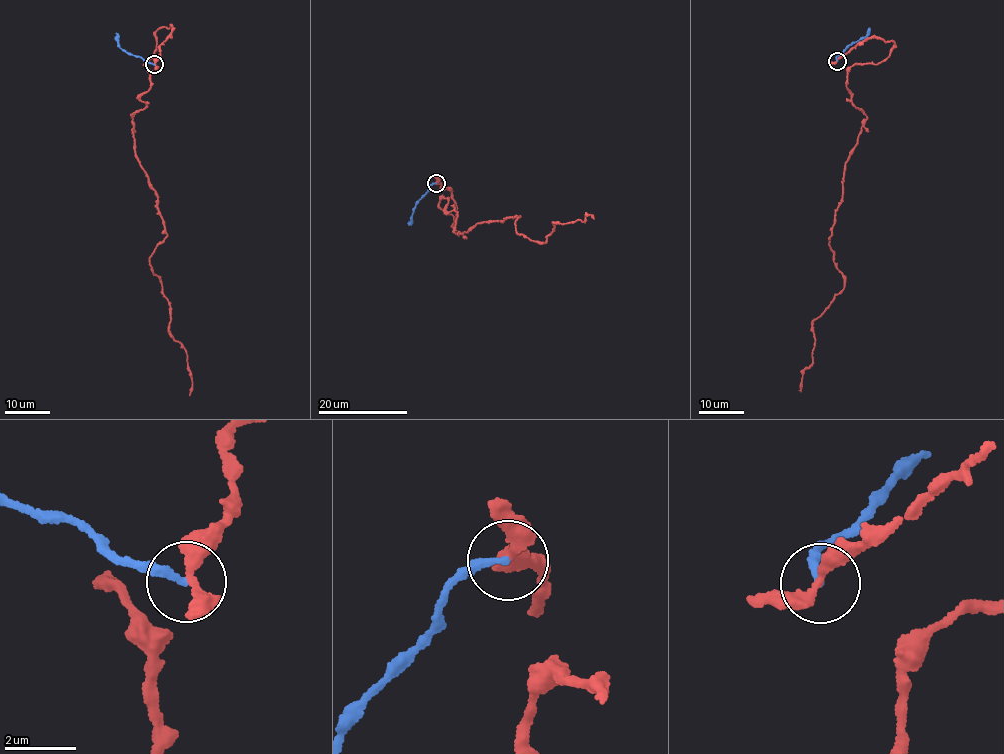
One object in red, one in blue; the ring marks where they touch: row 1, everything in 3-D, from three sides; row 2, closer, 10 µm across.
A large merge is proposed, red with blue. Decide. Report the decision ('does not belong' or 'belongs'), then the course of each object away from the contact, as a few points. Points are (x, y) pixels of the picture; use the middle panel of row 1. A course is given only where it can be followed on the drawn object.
does not belong | red via (436, 183), (458, 234), (518, 216), (517, 232), (545, 243), (553, 223), (593, 218) | blue via (436, 183), (429, 187), (419, 200), (408, 224)

